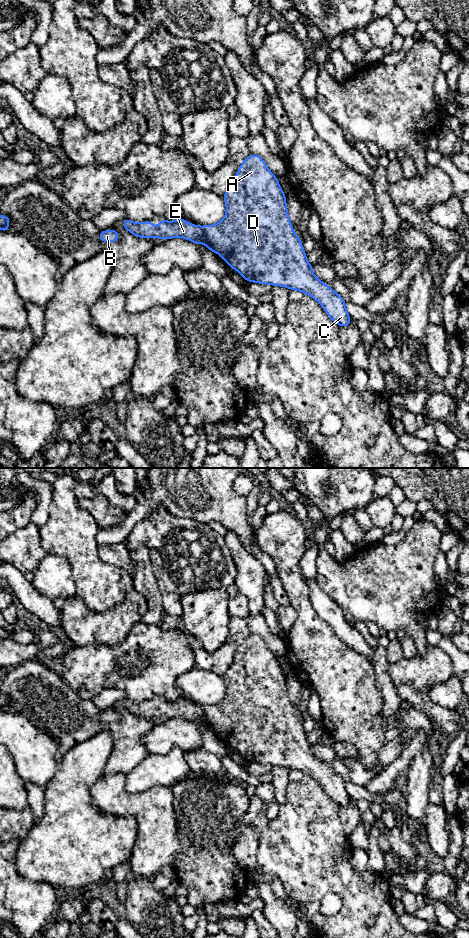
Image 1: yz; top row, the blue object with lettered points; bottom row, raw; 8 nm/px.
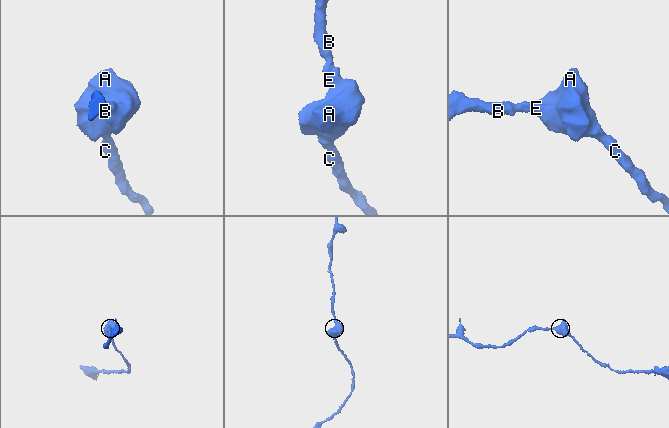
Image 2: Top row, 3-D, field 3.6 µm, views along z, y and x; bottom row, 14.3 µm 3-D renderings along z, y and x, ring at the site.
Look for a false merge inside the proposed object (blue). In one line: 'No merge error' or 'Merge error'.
No merge error

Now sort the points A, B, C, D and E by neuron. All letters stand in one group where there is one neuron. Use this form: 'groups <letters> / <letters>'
groups A B C D E

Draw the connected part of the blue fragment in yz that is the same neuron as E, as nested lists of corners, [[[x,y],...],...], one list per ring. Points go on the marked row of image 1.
[[[250,154],[241,163],[233,183],[222,196],[226,204],[226,215],[223,220],[214,225],[197,226],[186,222],[182,216],[172,222],[160,219],[157,229],[153,227],[151,220],[135,223],[126,218],[122,221],[122,225],[132,235],[139,238],[157,239],[160,237],[165,241],[169,238],[181,237],[196,243],[198,247],[200,243],[204,243],[210,251],[220,255],[228,266],[238,271],[247,282],[270,284],[287,287],[290,290],[299,290],[318,301],[329,318],[337,323],[339,327],[349,326],[351,317],[347,313],[344,299],[313,274],[312,264],[307,261],[299,235],[294,232],[290,222],[286,206],[286,195],[280,187],[278,178],[268,169],[263,158],[256,154]]]

